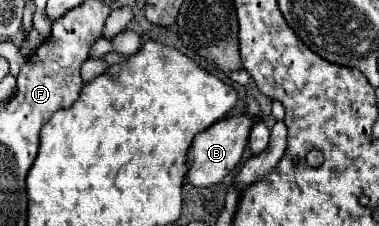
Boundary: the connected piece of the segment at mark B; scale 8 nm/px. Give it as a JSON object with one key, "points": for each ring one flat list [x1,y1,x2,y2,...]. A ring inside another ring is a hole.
{"points":[[245,113,245,115,221,119,215,125,211,125,207,131,199,133,195,137,195,143,189,153,191,169,187,173,187,181,195,187,211,187,211,185,219,183,223,177,227,177,235,169,235,165,241,161,241,155,243,155,245,145,249,141,249,133,251,133,253,123,255,123,255,117]]}

